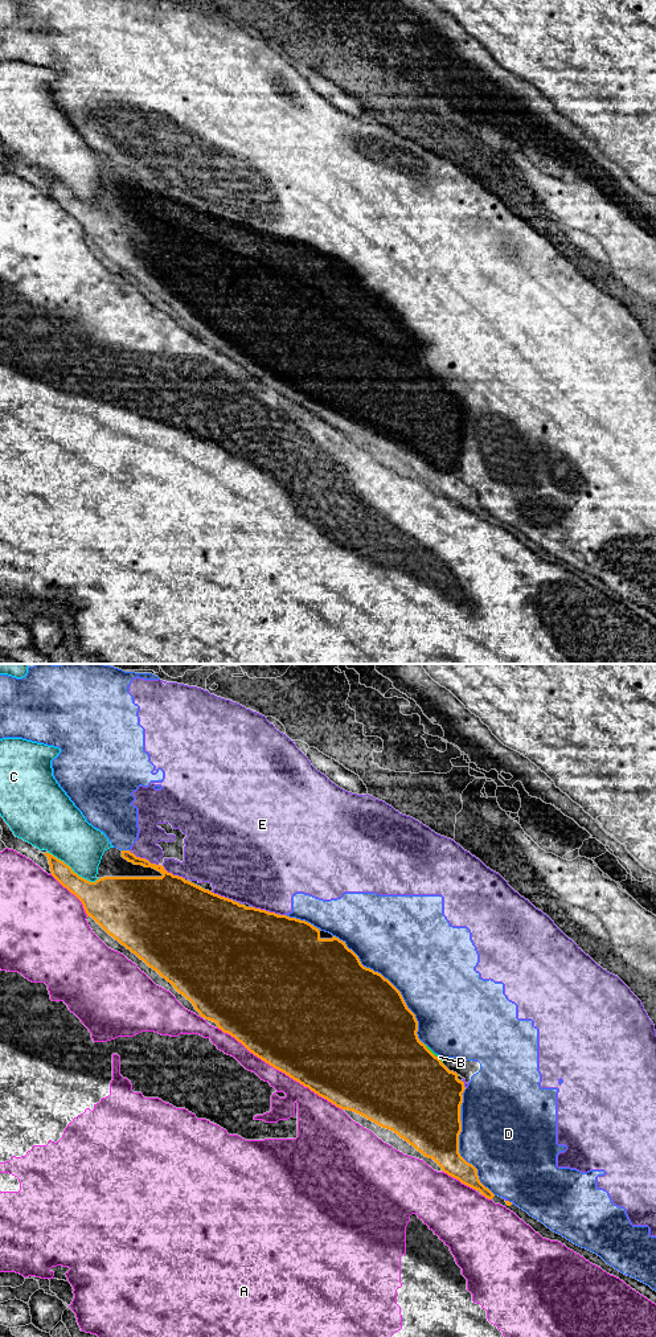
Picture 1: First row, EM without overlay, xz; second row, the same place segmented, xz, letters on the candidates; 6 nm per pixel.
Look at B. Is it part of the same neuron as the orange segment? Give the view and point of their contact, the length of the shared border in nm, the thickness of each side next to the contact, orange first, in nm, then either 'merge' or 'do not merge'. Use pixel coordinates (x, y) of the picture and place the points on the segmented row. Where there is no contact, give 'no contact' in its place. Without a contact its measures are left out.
xz (433, 1054) | 160 nm | 500/20 nm | merge

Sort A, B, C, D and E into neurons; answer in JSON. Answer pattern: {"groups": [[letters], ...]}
{"groups": [["A"], ["B"], ["C"], ["D", "E"]]}

